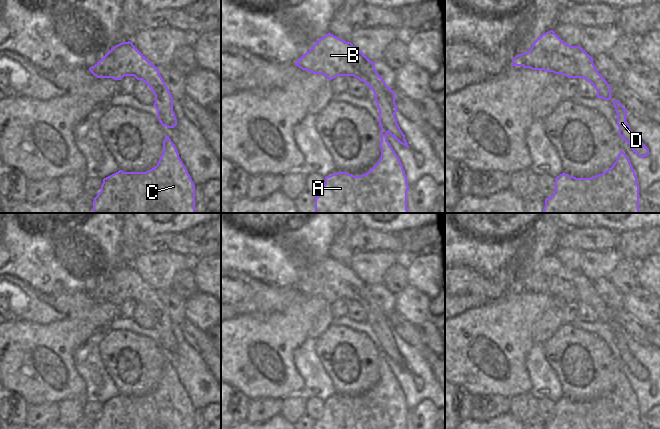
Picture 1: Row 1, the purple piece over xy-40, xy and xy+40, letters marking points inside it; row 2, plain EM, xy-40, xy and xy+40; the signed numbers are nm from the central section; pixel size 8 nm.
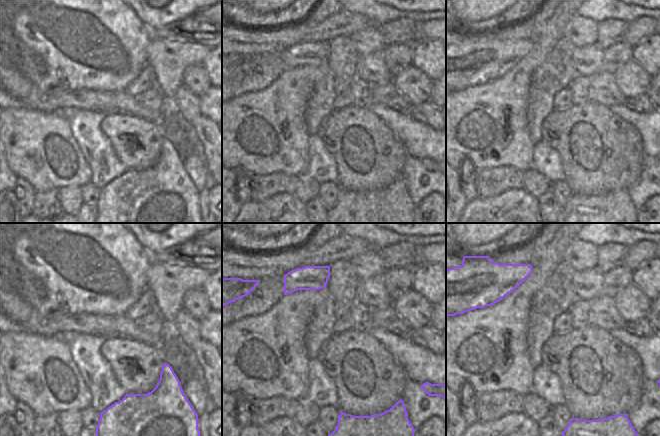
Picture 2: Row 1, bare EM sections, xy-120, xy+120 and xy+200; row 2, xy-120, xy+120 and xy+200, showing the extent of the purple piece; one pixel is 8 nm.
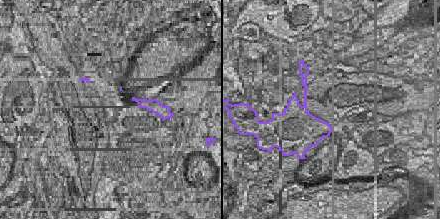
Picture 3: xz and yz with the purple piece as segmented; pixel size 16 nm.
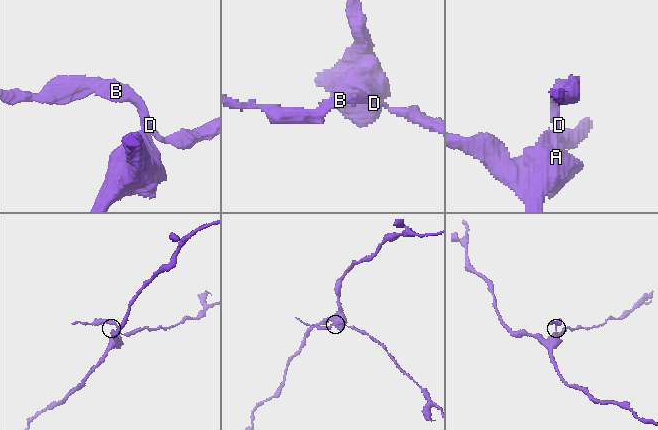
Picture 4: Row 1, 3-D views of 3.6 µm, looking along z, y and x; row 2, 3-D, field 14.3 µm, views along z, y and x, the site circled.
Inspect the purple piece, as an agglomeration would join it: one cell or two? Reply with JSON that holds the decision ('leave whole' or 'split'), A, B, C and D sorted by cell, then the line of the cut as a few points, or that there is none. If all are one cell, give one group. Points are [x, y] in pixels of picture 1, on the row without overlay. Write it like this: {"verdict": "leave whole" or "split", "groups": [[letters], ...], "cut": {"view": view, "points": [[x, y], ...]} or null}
{"verdict": "split", "groups": [["A", "C"], ["B", "D"]], "cut": {"view": "xy", "points": [[381, 351], [388, 355]]}}

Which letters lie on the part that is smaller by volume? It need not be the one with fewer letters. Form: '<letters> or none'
B, D

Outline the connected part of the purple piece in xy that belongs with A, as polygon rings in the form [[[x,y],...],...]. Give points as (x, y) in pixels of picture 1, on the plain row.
[[[381,352],[379,385],[360,400],[346,396],[326,400],[321,417],[315,420],[315,429],[407,429],[407,401],[399,381],[387,365],[387,357],[386,352]]]

